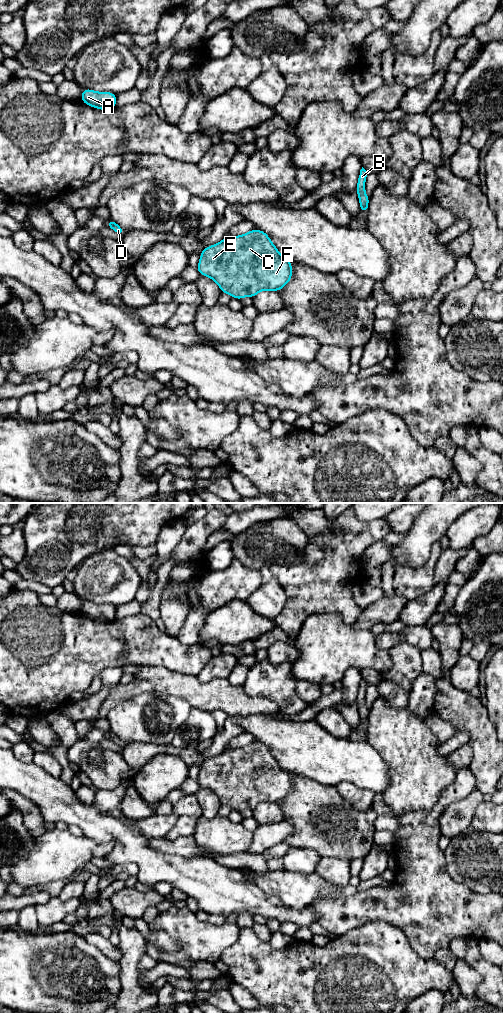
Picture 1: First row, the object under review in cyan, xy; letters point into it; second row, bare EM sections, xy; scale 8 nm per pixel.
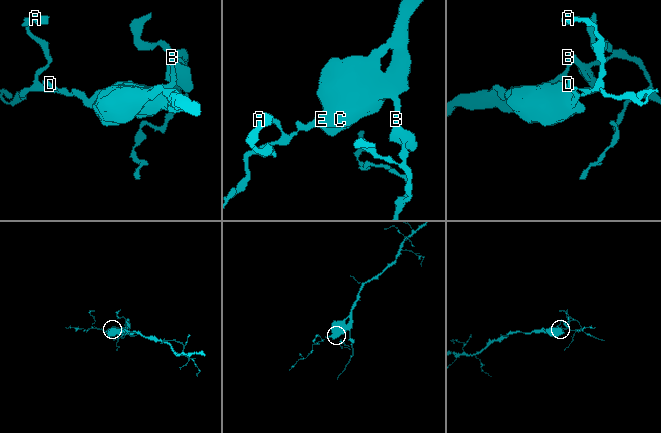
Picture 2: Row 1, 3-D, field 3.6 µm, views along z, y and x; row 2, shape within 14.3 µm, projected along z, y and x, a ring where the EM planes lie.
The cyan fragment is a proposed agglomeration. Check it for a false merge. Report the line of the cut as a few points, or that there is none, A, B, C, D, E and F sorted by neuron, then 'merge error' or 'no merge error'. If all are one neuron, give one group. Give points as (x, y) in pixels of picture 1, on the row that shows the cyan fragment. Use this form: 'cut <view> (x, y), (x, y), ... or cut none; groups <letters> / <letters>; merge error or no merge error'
cut none; groups A B C D E F; no merge error

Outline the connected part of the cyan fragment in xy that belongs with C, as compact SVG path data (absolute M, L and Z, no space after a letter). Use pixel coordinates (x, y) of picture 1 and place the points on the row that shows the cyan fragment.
M253 229L243 235L227 236L203 249L197 269L200 275L213 279L222 293L240 300L248 296L253 298L262 290L281 290L291 280L291 266L292 261L279 253L265 232Z

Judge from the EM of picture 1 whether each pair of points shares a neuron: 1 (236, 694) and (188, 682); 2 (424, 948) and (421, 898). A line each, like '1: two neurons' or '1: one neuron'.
1: one neuron
2: one neuron

